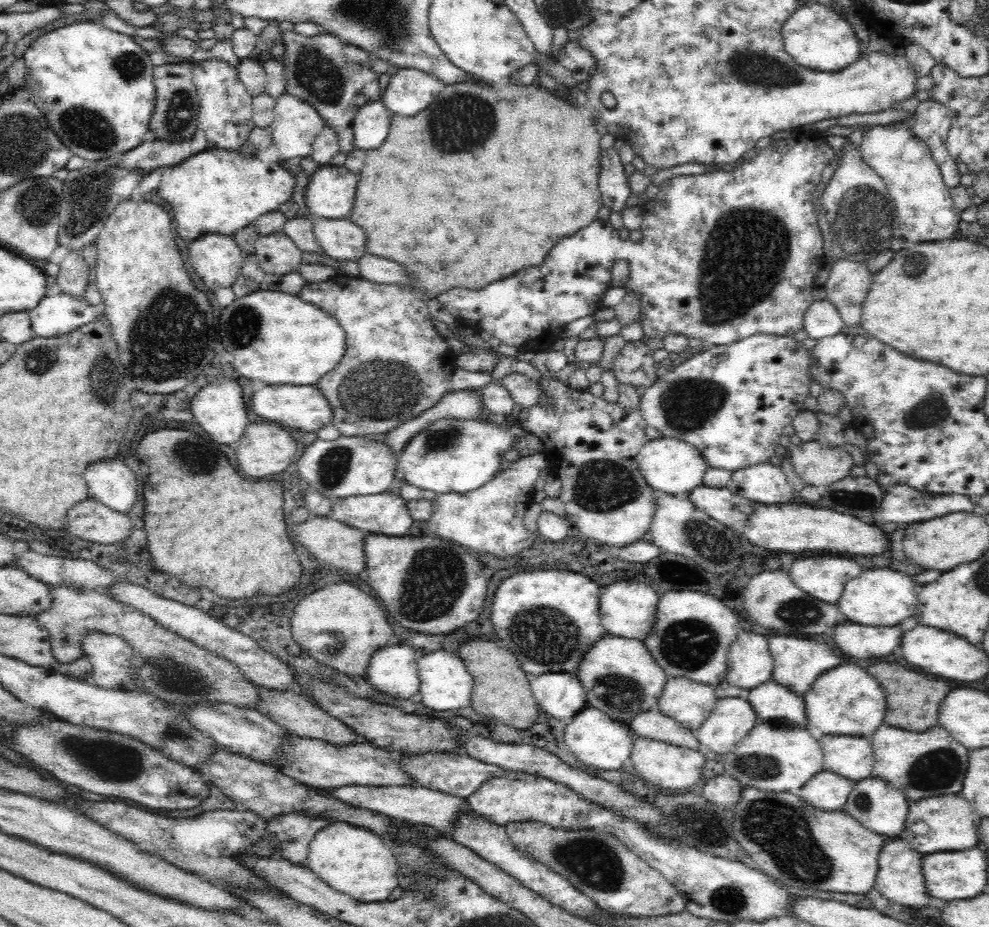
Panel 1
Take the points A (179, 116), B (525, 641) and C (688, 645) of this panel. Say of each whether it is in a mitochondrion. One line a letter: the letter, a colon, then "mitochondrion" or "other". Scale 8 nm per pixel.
A: mitochondrion
B: mitochondrion
C: mitochondrion

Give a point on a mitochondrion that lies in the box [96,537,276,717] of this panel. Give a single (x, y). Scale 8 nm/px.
(170, 672)

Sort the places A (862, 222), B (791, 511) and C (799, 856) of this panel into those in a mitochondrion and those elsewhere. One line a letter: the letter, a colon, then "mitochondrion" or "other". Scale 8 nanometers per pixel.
A: mitochondrion
B: other
C: mitochondrion

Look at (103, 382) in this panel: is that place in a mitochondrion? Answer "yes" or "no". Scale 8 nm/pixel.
yes

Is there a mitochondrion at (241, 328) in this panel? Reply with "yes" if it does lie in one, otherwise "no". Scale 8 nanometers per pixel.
yes

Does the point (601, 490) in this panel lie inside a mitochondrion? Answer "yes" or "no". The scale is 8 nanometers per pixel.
yes

